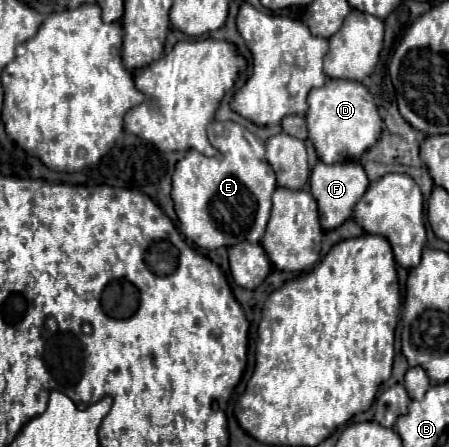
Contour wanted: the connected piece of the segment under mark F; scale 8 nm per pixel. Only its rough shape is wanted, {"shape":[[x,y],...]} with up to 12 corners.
{"shape":[[358,160],[318,162],[310,192],[320,224],[334,230],[368,188]]}

